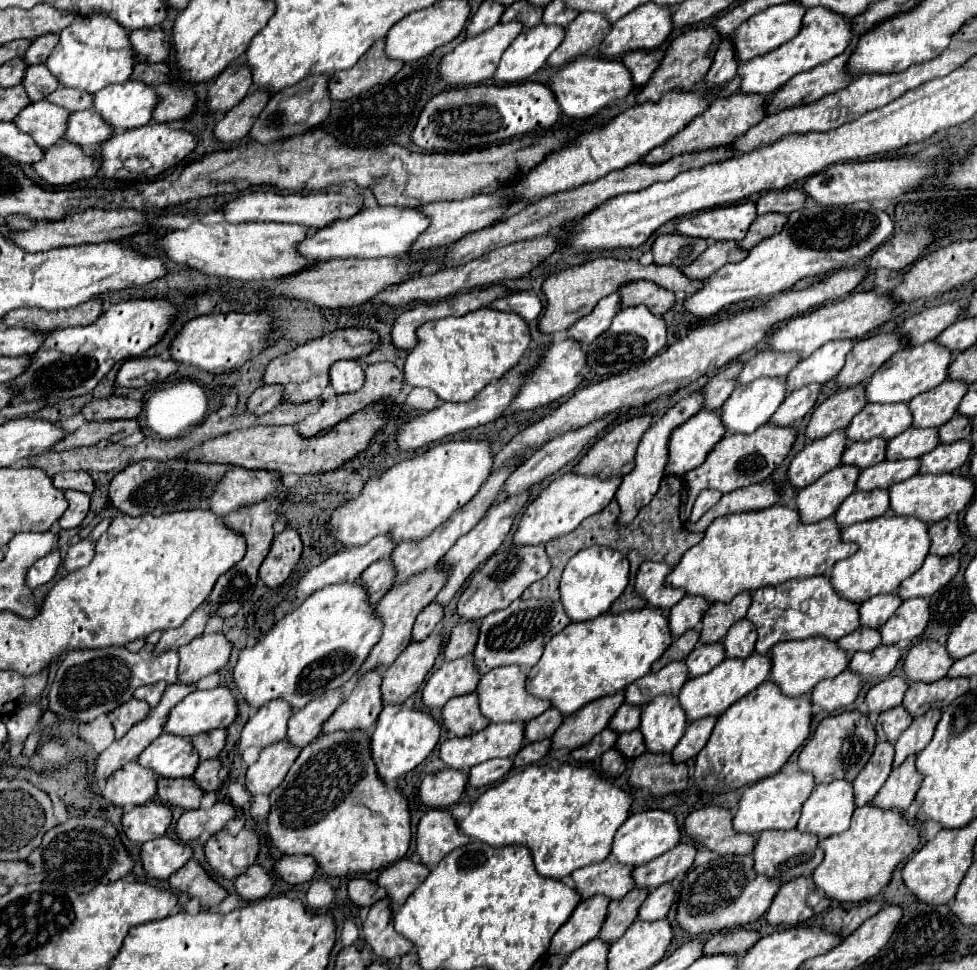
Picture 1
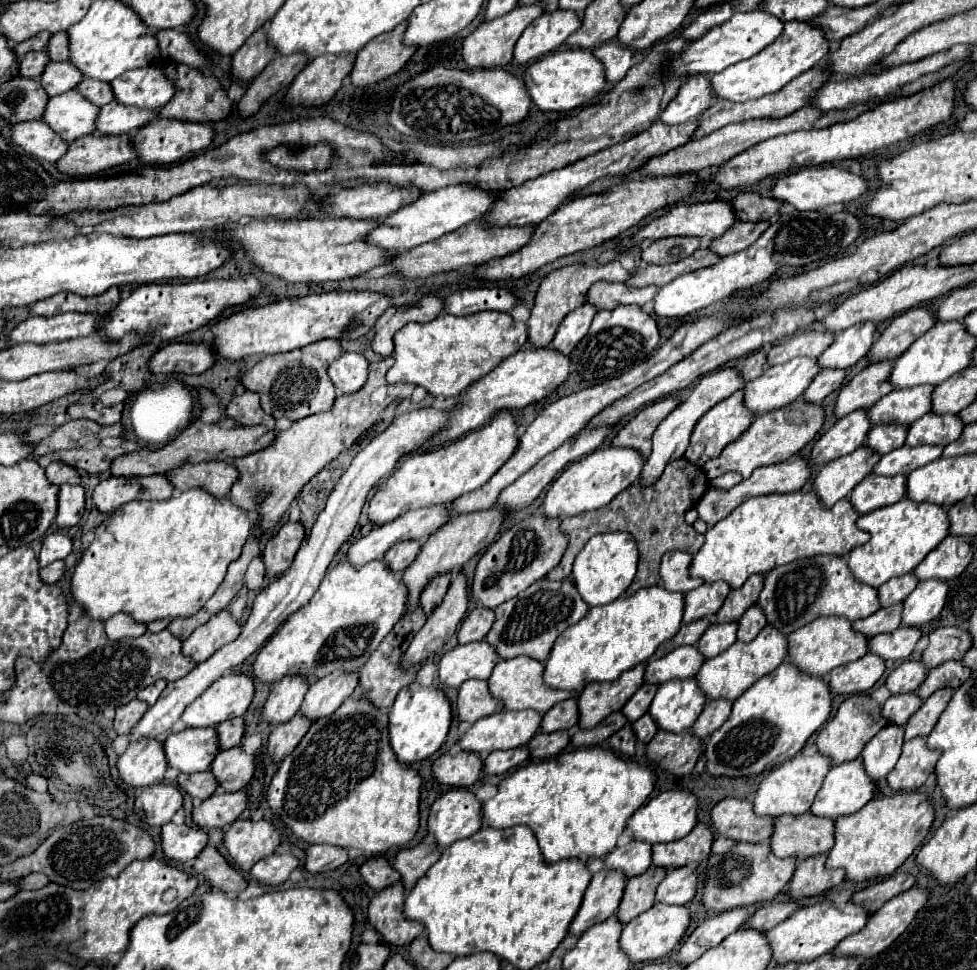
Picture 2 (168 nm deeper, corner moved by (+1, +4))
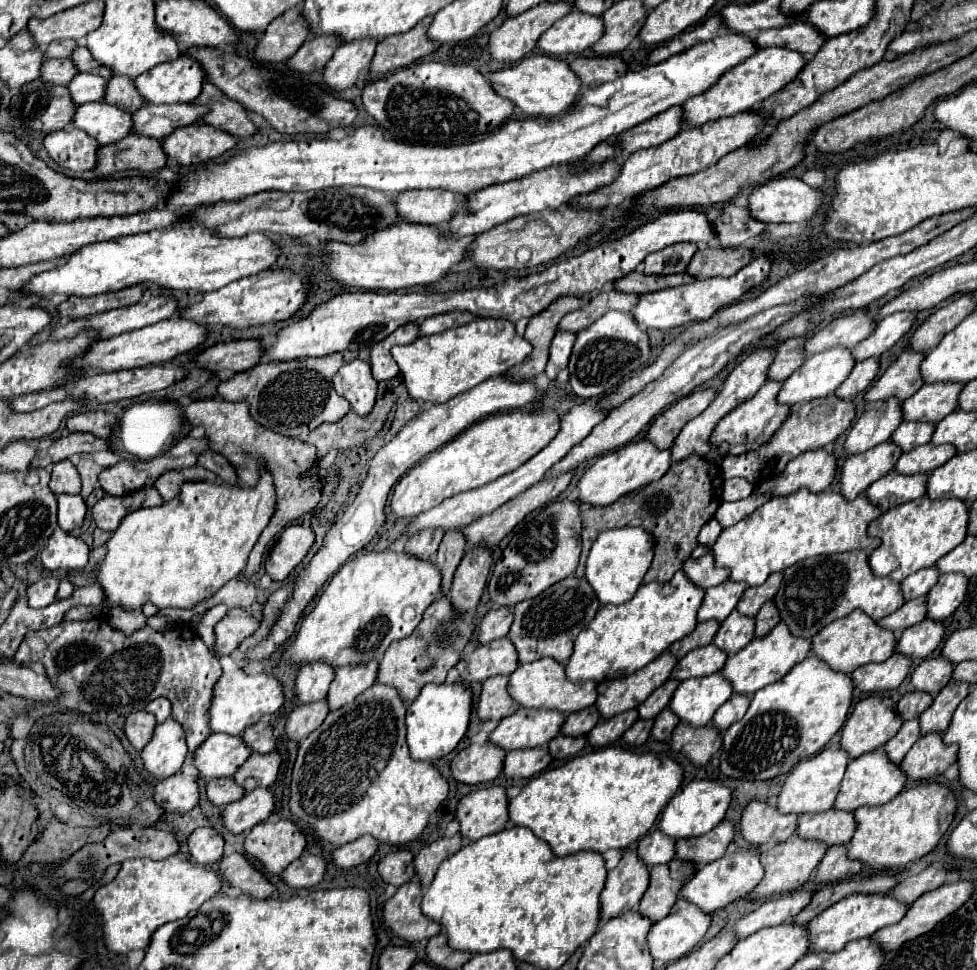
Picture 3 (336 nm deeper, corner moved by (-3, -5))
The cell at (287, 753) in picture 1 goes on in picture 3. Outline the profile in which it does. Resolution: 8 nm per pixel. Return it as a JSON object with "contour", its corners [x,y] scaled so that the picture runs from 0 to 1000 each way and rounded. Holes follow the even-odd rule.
{"contour":[[[334,721],[321,723],[321,725],[305,725],[293,743],[293,758],[301,764],[309,764],[321,752],[328,749],[334,737],[336,737]]]}

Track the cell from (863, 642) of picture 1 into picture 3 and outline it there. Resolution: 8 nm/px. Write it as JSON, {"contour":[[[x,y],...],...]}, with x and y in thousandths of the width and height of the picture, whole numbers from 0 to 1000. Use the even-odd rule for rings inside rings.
{"contour":[[[942,615],[942,618],[931,618],[927,620],[921,628],[917,628],[913,634],[905,636],[901,640],[901,646],[905,648],[911,648],[915,653],[921,653],[923,648],[927,646],[933,646],[942,640],[948,638],[948,615]]]}

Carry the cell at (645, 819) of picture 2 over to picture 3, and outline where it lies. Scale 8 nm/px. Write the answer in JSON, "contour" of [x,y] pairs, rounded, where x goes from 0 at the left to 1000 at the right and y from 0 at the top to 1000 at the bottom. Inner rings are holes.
{"contour":[[[710,803],[700,813],[696,813],[682,830],[682,834],[676,842],[676,857],[680,857],[684,863],[688,863],[692,867],[721,861],[739,848],[739,844],[747,832],[747,826],[749,826],[749,813],[743,811],[739,805]]]}

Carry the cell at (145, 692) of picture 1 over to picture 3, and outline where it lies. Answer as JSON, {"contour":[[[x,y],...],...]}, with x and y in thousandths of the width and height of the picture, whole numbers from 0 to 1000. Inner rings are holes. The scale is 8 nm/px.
{"contour":[[[162,719],[162,721],[158,721],[156,725],[149,727],[149,733],[156,735],[162,741],[162,745],[168,745],[174,739],[176,727],[174,727],[174,723],[170,719]]]}

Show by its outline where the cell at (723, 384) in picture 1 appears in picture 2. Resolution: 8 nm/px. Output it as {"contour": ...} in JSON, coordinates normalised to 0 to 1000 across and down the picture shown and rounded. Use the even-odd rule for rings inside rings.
{"contour":[[[778,359],[778,361],[774,361],[774,363],[770,363],[768,367],[762,369],[762,379],[755,381],[755,386],[762,394],[772,392],[774,388],[778,388],[778,384],[782,384],[782,377],[784,377],[782,375],[782,365],[784,365],[784,361]]]}

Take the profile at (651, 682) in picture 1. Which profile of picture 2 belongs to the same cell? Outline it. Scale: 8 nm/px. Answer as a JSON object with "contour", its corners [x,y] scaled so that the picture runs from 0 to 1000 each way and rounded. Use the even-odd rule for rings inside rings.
{"contour":[[[710,666],[692,668],[676,680],[665,680],[659,691],[659,705],[678,705],[684,701],[710,699],[721,678]]]}

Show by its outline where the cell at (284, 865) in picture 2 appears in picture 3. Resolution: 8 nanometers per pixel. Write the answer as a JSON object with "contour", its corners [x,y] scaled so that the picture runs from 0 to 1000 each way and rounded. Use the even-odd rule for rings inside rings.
{"contour":[[[313,881],[297,890],[289,906],[301,916],[311,916],[325,912],[332,904],[332,898],[334,898],[334,886],[330,881]]]}

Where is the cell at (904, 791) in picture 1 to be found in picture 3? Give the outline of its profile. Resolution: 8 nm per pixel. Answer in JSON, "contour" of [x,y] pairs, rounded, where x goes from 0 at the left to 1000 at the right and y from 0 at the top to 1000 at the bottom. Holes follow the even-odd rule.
{"contour":[[[950,756],[942,760],[923,785],[923,793],[933,805],[948,805],[956,799],[964,799],[970,789],[979,785],[981,768],[968,768],[964,756]]]}

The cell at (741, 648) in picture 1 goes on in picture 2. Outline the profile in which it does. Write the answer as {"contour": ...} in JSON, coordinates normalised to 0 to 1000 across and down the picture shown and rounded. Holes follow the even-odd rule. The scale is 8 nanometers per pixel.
{"contour":[[[768,625],[755,639],[755,662],[770,662],[782,645],[782,631],[776,625]]]}

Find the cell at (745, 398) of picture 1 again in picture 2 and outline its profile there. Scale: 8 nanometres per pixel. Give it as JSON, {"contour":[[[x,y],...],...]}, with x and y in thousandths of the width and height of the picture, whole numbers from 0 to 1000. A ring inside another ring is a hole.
{"contour":[[[811,369],[805,375],[788,377],[780,384],[780,388],[762,396],[762,400],[759,400],[762,402],[762,414],[759,416],[772,429],[796,423],[796,421],[813,414],[823,404],[823,400],[827,400],[827,396],[831,394],[831,388],[835,388],[835,384],[839,384],[839,379],[837,379],[835,371],[831,371],[831,369]]]}

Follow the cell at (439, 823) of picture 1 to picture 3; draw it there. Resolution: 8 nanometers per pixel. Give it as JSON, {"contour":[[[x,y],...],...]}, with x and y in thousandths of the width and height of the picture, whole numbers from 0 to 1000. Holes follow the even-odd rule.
{"contour":[[[502,809],[481,818],[471,826],[467,842],[471,844],[471,859],[477,867],[514,857],[520,848],[518,813]]]}

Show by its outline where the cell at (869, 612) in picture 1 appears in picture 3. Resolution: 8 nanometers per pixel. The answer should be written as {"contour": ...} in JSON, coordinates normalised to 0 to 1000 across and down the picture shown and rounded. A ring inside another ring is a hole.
{"contour":[[[952,585],[952,587],[942,587],[938,591],[933,591],[931,595],[927,595],[923,599],[923,609],[925,609],[925,618],[938,618],[948,613],[958,601],[960,601],[960,587]]]}

